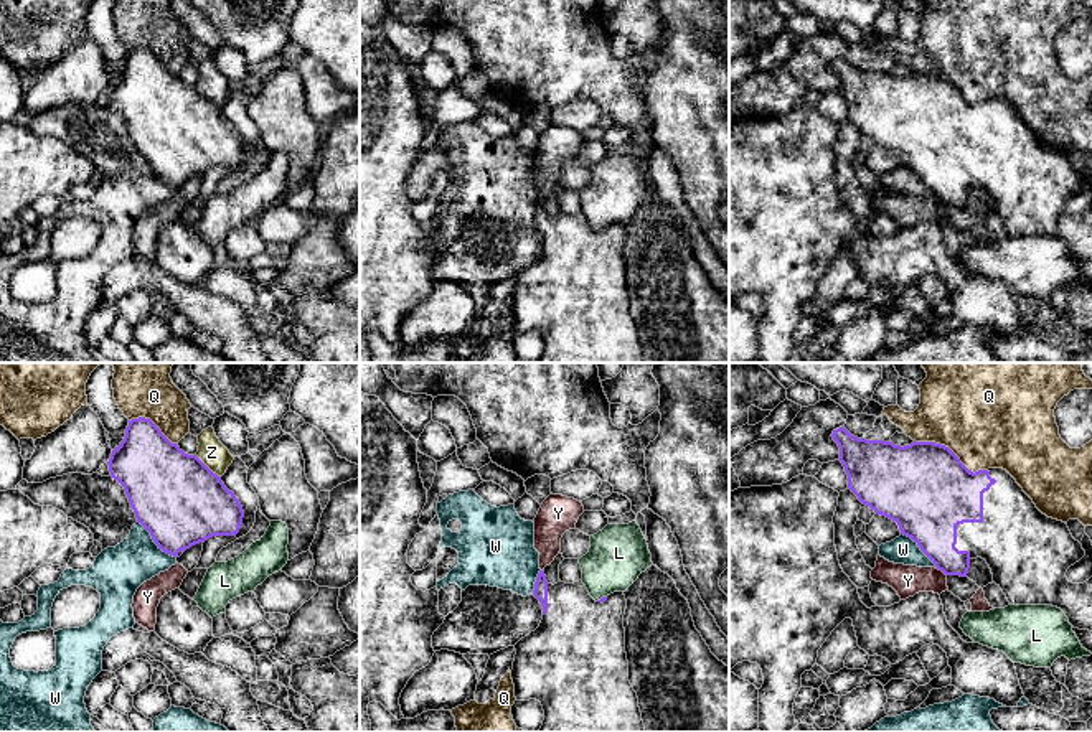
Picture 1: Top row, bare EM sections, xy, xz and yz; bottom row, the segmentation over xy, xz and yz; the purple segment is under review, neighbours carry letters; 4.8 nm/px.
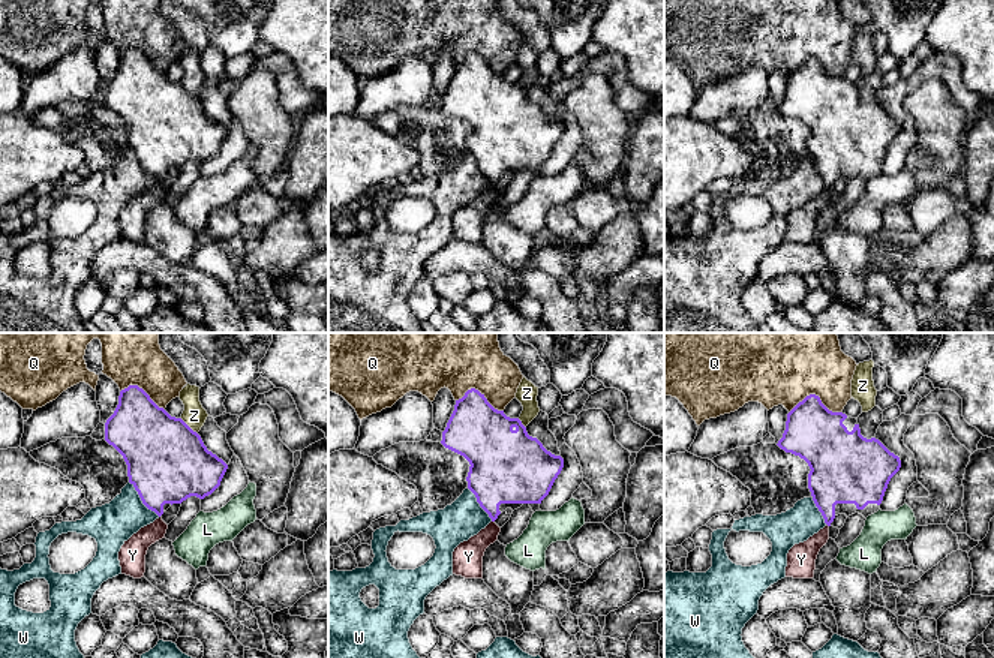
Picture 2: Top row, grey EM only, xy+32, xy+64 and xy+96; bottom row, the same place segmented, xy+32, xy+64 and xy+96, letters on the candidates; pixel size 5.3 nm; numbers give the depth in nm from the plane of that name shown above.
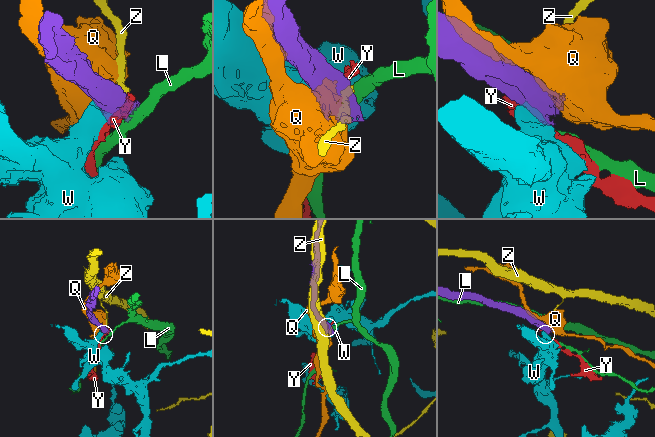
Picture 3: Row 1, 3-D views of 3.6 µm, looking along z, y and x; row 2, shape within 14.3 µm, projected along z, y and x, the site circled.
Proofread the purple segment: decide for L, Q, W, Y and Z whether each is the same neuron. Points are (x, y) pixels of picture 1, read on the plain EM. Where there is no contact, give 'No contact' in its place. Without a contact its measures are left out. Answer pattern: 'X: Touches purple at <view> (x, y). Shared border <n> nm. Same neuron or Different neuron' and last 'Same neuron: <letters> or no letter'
L: Touches purple at xz (602, 228). Shared border 60 nm. Different neuron
Q: Touches purple at yz (950, 81). Shared border 400 nm. Different neuron
W: Touches purple at xy (155, 173). Shared border 260 nm. Different neuron
Y: Touches purple at yz (942, 201). Shared border 60 nm. Different neuron
Z: Touches purple at xy (207, 98). Shared border 170 nm. Different neuron
Same neuron: no letter

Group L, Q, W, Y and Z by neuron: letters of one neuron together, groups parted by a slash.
L / Q / W / Y / Z

